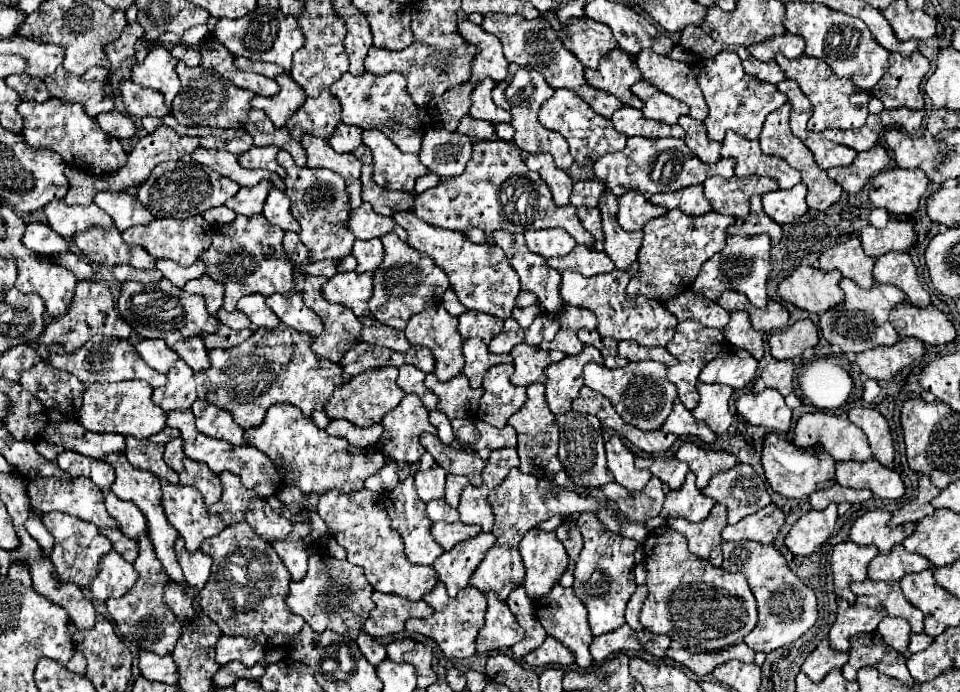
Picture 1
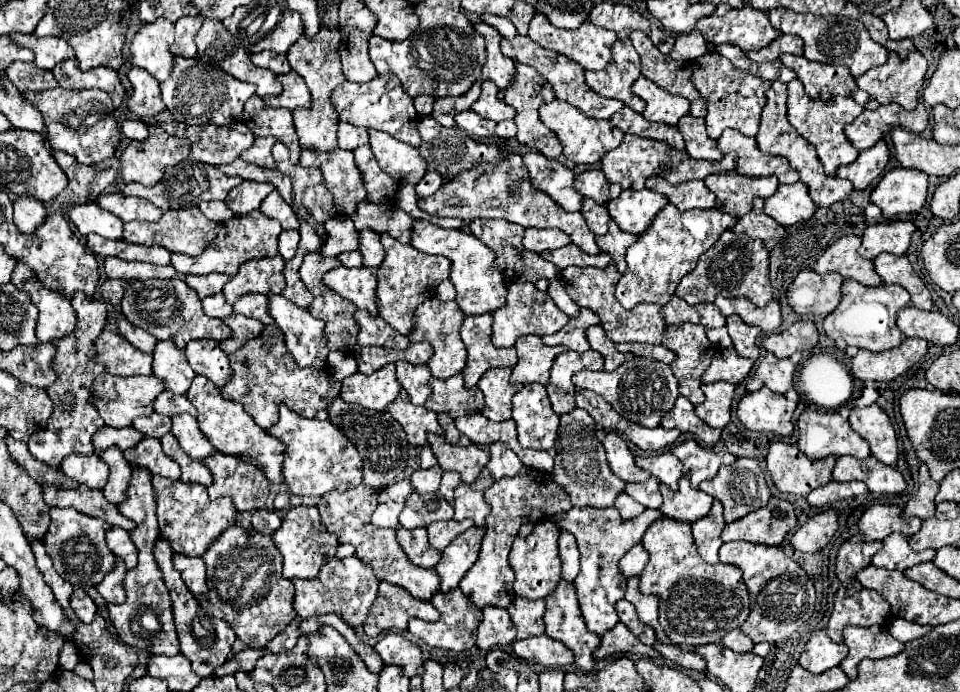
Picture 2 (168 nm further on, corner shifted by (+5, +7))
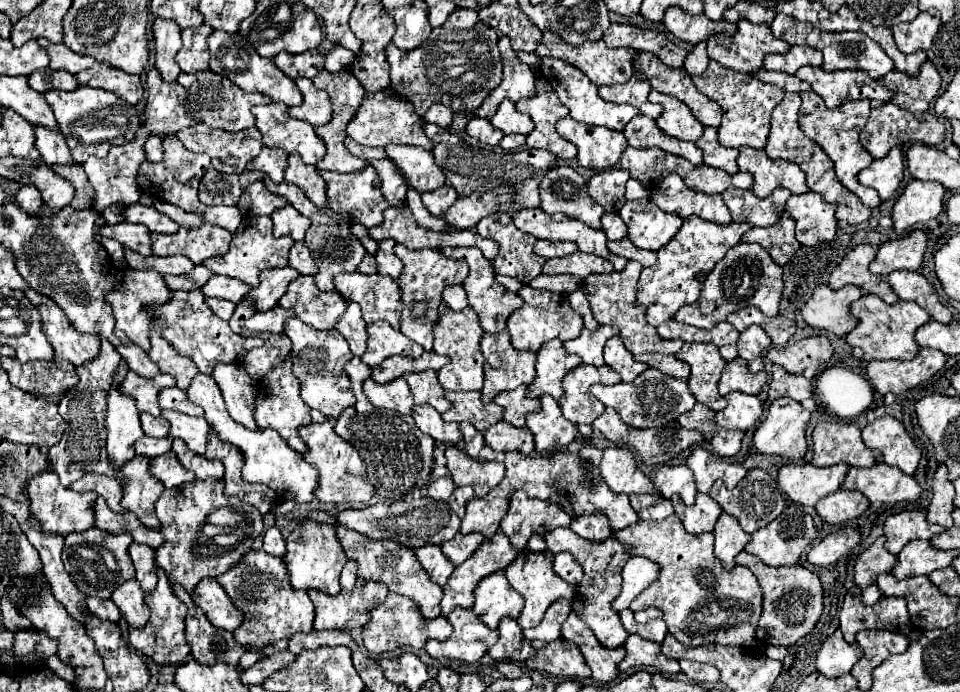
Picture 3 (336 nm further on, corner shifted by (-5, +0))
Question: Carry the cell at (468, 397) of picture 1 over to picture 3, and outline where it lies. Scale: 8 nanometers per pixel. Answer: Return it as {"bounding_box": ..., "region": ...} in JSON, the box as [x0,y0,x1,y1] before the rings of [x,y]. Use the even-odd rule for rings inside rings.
{"bounding_box":[442,392,502,432],"region":[[[446,392],[446,398],[454,404],[452,410],[442,414],[446,422],[470,422],[484,432],[502,420],[502,408],[496,402],[484,404],[480,392]]]}

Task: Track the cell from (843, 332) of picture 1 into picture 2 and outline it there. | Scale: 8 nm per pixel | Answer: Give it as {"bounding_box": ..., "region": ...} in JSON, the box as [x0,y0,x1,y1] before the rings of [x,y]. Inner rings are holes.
{"bounding_box":[824,279,910,351],"region":[[[844,279],[842,283],[842,303],[824,317],[824,331],[830,339],[844,339],[846,345],[854,345],[868,351],[884,351],[898,347],[902,343],[902,333],[896,327],[896,311],[910,303],[910,295],[900,285],[878,285],[866,287],[858,281]]]}

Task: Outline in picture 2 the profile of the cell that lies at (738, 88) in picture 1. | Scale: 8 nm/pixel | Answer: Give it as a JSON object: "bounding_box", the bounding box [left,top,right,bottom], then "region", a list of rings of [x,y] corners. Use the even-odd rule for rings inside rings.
{"bounding_box":[692,51,770,139],"region":[[[706,51],[692,63],[692,83],[704,95],[708,103],[706,129],[712,139],[718,139],[724,129],[738,129],[744,135],[754,137],[760,123],[760,113],[766,103],[766,91],[770,89],[770,81],[764,81],[748,71],[738,71],[726,57],[716,51]]]}

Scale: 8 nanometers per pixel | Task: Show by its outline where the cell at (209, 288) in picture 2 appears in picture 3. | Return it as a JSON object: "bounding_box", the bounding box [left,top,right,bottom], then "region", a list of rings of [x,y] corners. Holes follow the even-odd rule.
{"bounding_box":[202,274,250,304],"region":[[[214,274],[208,284],[202,288],[202,292],[206,296],[216,296],[222,300],[230,300],[234,304],[238,304],[246,294],[248,294],[250,286],[246,282],[240,282],[238,278],[228,278],[228,276],[218,276]]]}

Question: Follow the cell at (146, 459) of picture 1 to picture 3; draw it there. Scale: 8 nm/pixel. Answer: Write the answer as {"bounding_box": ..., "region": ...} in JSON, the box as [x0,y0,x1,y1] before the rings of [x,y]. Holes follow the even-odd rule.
{"bounding_box":[150,452,196,488],"region":[[[174,452],[152,458],[150,474],[154,478],[158,478],[166,488],[176,488],[176,486],[182,486],[182,484],[196,480],[194,474],[180,464],[180,460],[176,458]]]}

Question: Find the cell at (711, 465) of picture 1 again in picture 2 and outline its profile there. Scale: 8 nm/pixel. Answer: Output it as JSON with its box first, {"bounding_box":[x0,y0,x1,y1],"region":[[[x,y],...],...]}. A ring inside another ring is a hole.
{"bounding_box":[672,439,736,489],"region":[[[686,439],[686,441],[678,443],[672,453],[682,461],[684,475],[690,479],[694,489],[702,481],[712,479],[716,475],[716,471],[720,469],[720,465],[730,465],[736,461],[736,457],[732,453],[708,451],[708,449],[700,447],[694,439]]]}

